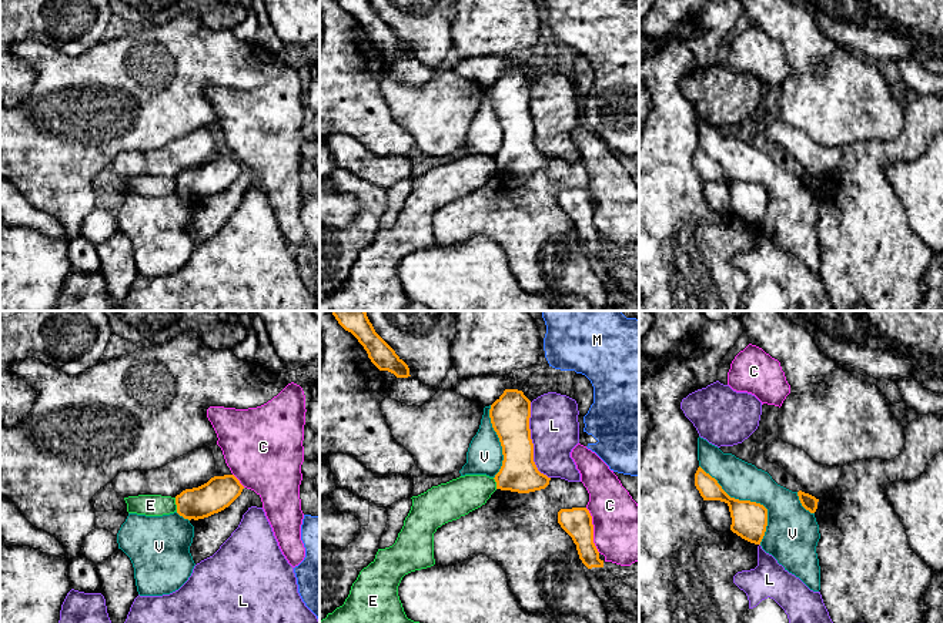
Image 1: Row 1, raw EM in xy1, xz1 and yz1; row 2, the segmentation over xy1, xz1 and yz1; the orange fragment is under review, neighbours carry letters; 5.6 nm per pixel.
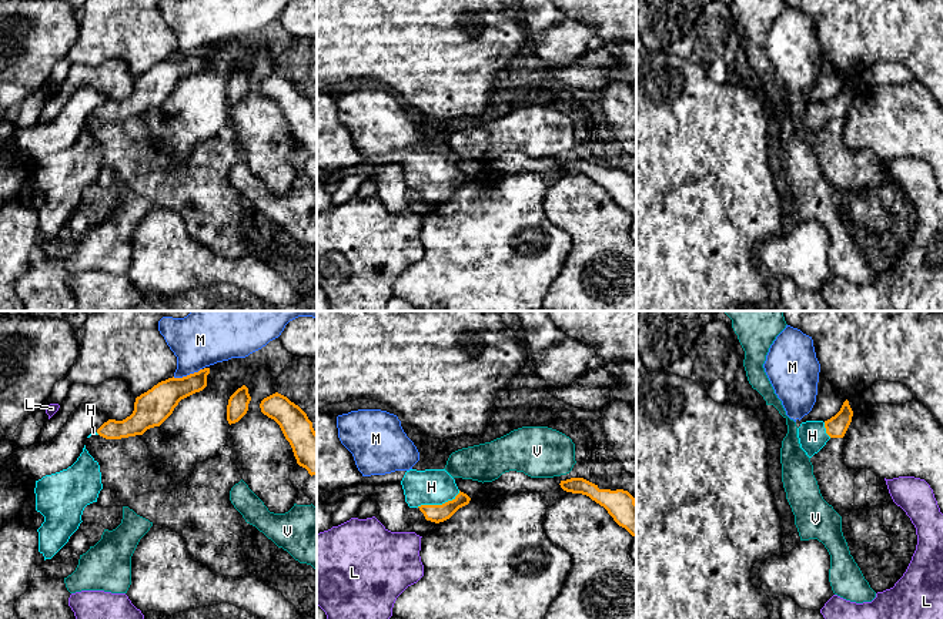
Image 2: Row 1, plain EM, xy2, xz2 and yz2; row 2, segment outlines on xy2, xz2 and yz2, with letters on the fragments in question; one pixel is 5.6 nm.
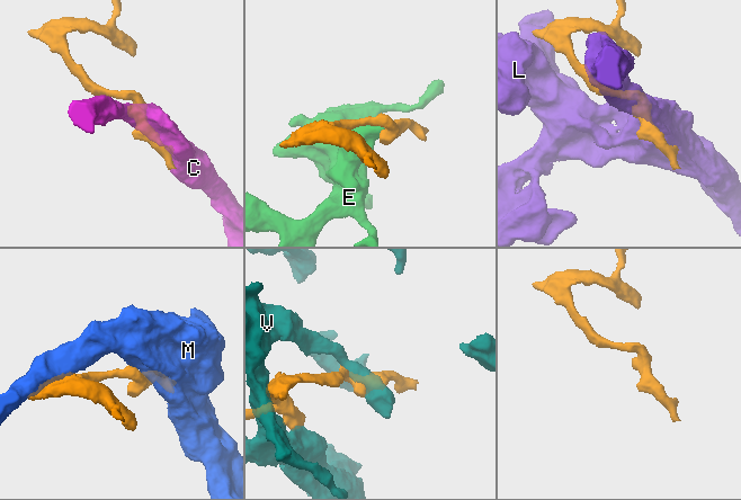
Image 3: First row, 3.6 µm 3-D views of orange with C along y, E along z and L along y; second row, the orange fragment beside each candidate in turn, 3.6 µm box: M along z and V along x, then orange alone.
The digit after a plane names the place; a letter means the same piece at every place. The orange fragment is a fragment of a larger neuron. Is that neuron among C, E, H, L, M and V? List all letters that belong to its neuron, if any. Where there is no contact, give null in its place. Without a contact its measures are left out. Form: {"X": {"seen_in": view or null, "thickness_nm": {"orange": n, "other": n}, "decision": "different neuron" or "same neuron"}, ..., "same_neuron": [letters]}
{"C": {"seen_in": "xz1", "thickness_nm": {"orange": 170, "other": 340}, "decision": "different neuron"}, "E": {"seen_in": "xy1", "thickness_nm": {"orange": 180, "other": 130}, "decision": "different neuron"}, "H": {"seen_in": "xz2", "thickness_nm": {"orange": 100, "other": 200}, "decision": "same neuron"}, "L": {"seen_in": "xz1", "thickness_nm": {"orange": 220, "other": 280}, "decision": "different neuron"}, "M": {"seen_in": "xy2", "thickness_nm": {"orange": 190, "other": 320}, "decision": "different neuron"}, "V": {"seen_in": "yz1", "thickness_nm": {"orange": 200, "other": 240}, "decision": "different neuron"}, "same_neuron": ["H"]}

